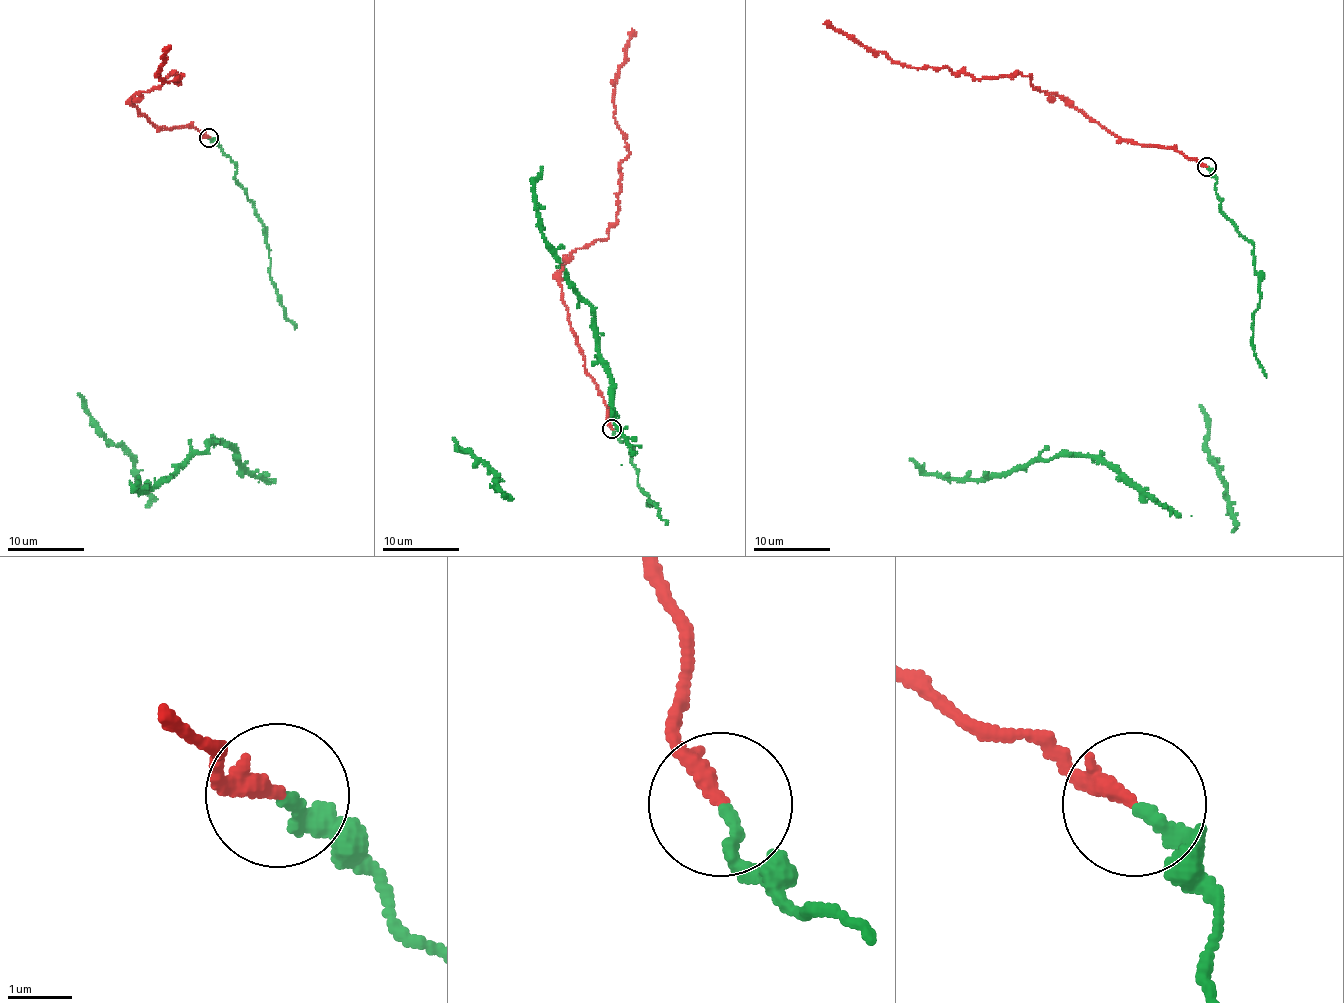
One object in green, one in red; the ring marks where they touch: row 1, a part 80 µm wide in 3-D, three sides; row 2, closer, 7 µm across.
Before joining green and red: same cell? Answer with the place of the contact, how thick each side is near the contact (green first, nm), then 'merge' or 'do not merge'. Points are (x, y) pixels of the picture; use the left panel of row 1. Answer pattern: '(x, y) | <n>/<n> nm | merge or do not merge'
(209, 137) | 200/240 nm | merge

